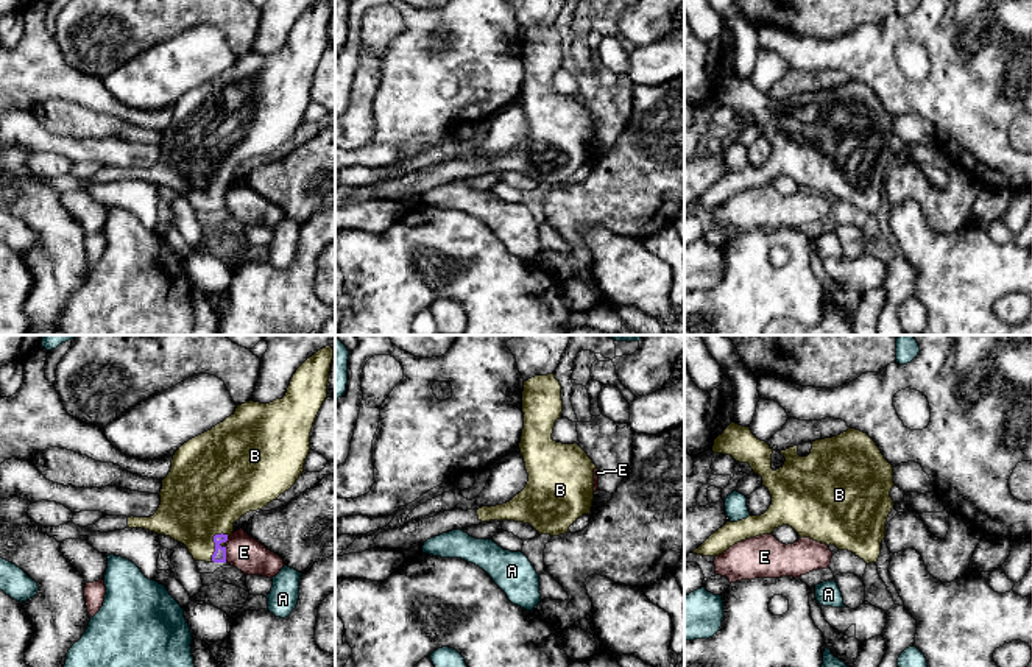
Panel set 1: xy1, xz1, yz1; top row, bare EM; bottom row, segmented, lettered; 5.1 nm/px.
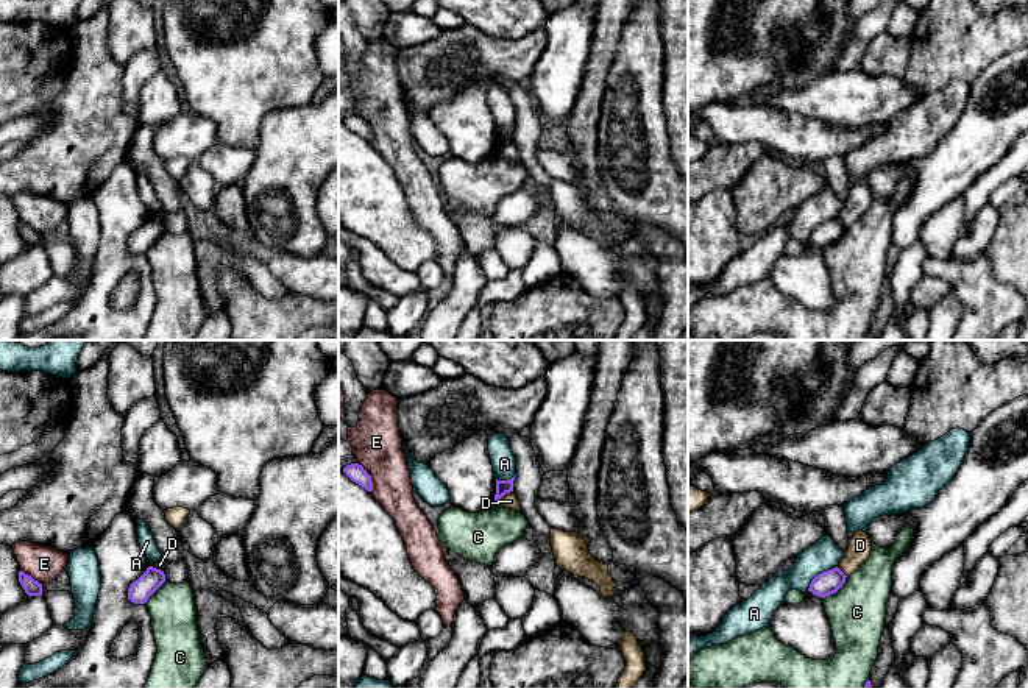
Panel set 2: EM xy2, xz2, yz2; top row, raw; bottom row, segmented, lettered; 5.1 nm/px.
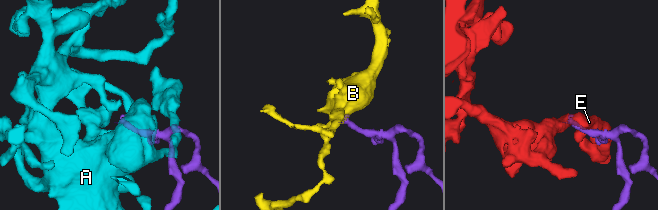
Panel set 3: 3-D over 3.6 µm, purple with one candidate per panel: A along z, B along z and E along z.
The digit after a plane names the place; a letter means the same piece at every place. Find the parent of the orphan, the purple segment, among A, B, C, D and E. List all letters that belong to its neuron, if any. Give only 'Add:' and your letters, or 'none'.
Add: B

